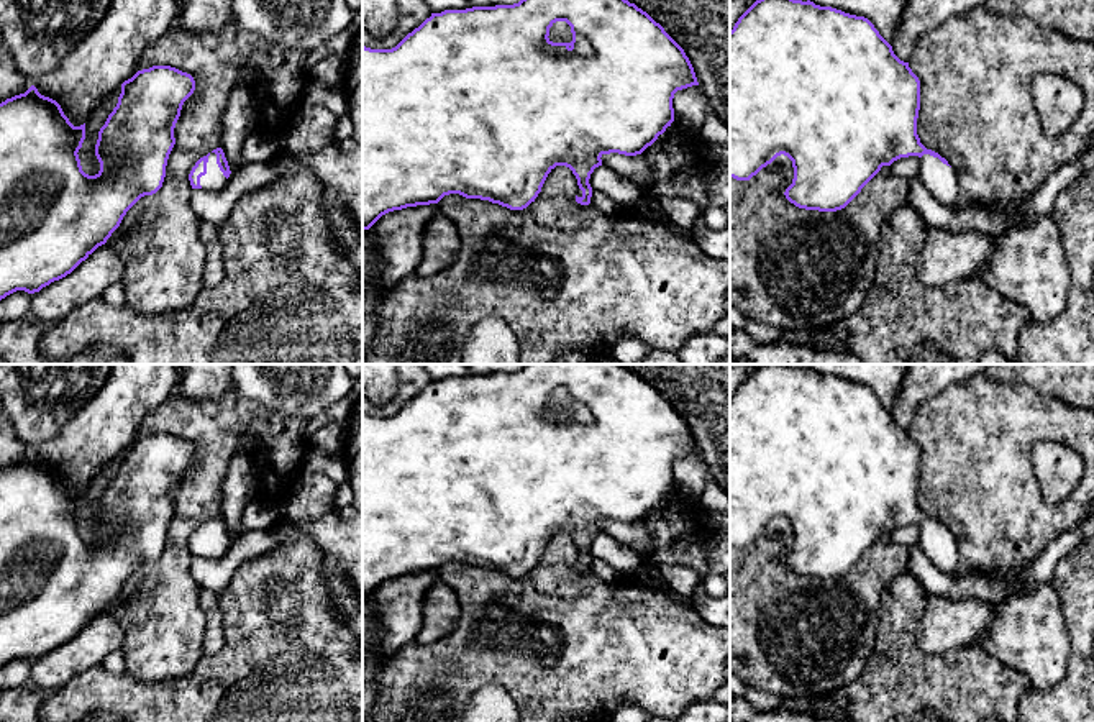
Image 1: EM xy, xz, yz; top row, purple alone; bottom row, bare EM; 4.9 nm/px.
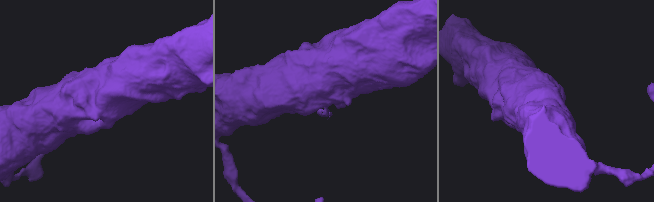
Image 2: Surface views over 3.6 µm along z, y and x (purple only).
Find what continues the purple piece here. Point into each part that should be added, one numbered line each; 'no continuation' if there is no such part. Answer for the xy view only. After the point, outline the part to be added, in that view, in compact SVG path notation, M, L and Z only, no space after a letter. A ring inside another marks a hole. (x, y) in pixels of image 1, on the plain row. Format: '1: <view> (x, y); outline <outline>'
1: xy (214, 547); outline M210 520L208 530L207 530L207 542L200 545L200 553L205 558L220 558L226 551L226 545L220 538L217 532L217 522Z

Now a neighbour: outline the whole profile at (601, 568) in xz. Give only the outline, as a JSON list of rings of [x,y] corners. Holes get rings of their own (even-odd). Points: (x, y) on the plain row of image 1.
[[[592,558],[590,573],[609,584],[618,583],[623,576],[612,564],[600,558]]]

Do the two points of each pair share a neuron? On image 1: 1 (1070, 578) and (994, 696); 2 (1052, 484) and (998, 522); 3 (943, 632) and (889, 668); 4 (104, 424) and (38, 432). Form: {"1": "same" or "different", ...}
{"1": "different", "2": "different", "3": "different", "4": "different"}

